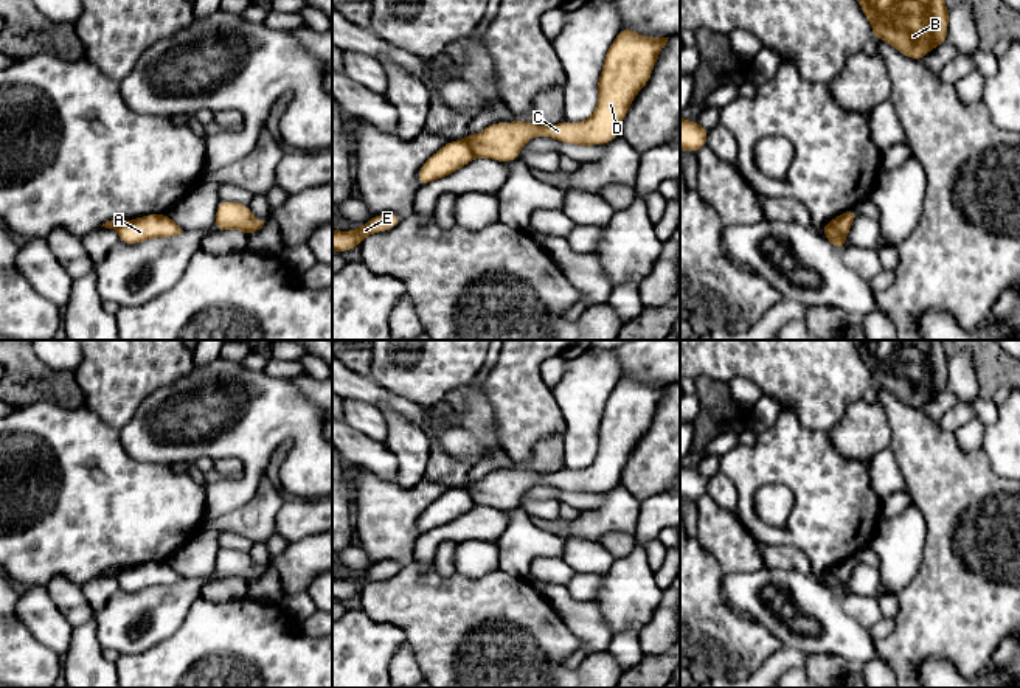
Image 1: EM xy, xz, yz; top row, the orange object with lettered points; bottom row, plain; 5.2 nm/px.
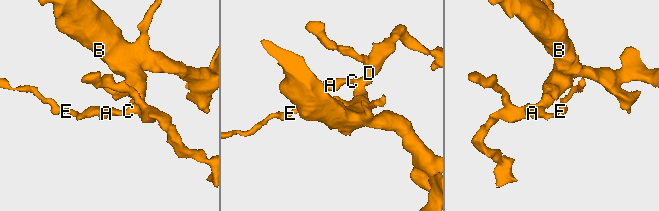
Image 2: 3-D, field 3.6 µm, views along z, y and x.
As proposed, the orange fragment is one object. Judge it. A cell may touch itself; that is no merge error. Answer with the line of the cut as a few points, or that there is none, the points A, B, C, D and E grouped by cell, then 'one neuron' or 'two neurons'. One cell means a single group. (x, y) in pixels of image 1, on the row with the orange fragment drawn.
xz (464, 138), (475, 156) | A B C D / E | two neurons

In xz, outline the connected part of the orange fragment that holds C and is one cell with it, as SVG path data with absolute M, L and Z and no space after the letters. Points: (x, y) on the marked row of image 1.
M630 28L619 30L602 62L602 71L598 79L598 104L588 120L581 123L562 121L551 126L539 126L526 121L495 123L480 134L466 137L470 152L475 157L509 163L519 158L520 151L528 140L539 135L576 146L595 146L613 141L619 137L619 126L633 98L649 82L658 54L664 48L668 39L669 37L644 37Z

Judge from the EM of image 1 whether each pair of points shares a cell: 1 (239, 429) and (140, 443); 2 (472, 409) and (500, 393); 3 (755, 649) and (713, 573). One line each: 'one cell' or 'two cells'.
1: one cell
2: two cells
3: one cell

